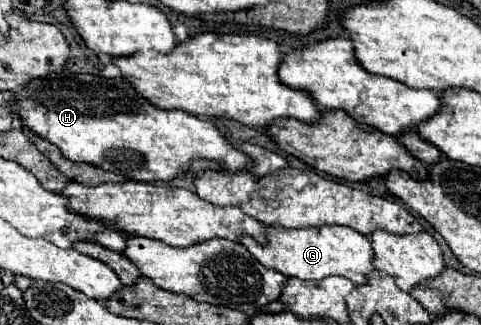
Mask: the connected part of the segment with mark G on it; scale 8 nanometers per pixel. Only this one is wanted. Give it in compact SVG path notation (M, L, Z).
M320 226L304 230L286 230L286 228L268 228L266 244L260 244L248 234L242 234L240 242L250 250L250 254L266 268L272 268L284 276L294 276L302 280L322 280L326 276L344 276L356 286L366 282L366 274L374 270L372 266L372 246L364 234L358 234L346 226Z

